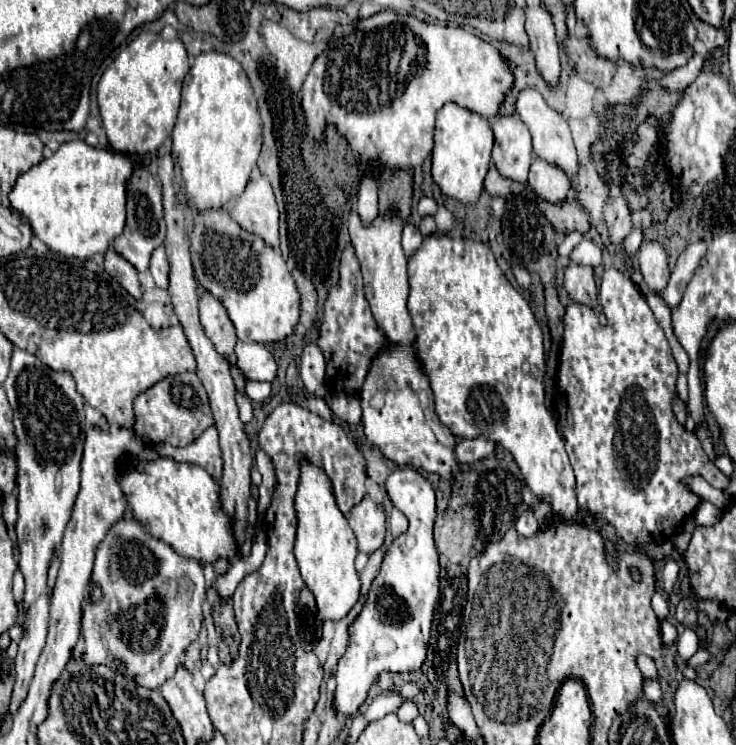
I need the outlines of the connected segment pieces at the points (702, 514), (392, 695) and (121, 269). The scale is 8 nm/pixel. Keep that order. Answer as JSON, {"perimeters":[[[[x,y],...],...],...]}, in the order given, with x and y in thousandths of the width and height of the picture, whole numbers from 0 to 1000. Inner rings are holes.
{"perimeters":[[[[957,671],[954,674],[954,679],[946,685],[946,690],[943,690],[943,701],[948,703],[948,706],[970,706],[976,698],[978,698],[978,685],[967,677],[967,674],[962,674],[962,671]]],[[[538,926],[522,929],[522,932],[511,934],[508,942],[505,942],[505,945],[500,948],[500,953],[497,953],[496,961],[500,970],[514,966],[514,964],[519,964],[519,961],[524,961],[524,958],[530,958],[530,956],[538,956],[549,940],[552,940],[552,937],[546,937]]],[[[147,333],[144,344],[141,344],[141,360],[144,365],[158,373],[163,379],[166,387],[171,387],[185,403],[193,400],[193,387],[190,387],[190,379],[188,379],[188,365],[185,360],[168,349],[163,341],[158,341],[152,333]]]]}

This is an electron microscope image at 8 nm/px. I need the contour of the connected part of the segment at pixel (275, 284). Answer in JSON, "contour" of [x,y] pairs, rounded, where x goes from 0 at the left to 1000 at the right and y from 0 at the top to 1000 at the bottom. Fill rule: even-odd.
{"contour":[[[304,279],[266,287],[258,341],[264,370],[302,405],[329,459],[378,459],[399,446],[408,424],[408,395],[386,346],[353,317],[326,306]]]}

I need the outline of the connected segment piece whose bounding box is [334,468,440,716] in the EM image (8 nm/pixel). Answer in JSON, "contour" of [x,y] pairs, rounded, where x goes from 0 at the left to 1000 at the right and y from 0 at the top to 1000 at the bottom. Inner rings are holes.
{"contour":[[[549,628],[527,639],[524,658],[533,677],[554,695],[554,711],[535,722],[519,752],[516,768],[503,787],[492,821],[473,843],[473,870],[459,886],[454,905],[459,915],[454,948],[467,961],[486,956],[518,902],[557,902],[576,891],[590,816],[598,803],[598,760],[587,719],[587,703],[592,695],[590,655],[573,636]]]}

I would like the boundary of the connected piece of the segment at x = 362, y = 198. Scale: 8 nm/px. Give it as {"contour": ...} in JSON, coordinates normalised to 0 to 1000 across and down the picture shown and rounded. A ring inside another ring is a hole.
{"contour":[[[495,239],[486,255],[484,282],[495,301],[503,301],[514,290],[514,255],[508,239]]]}

